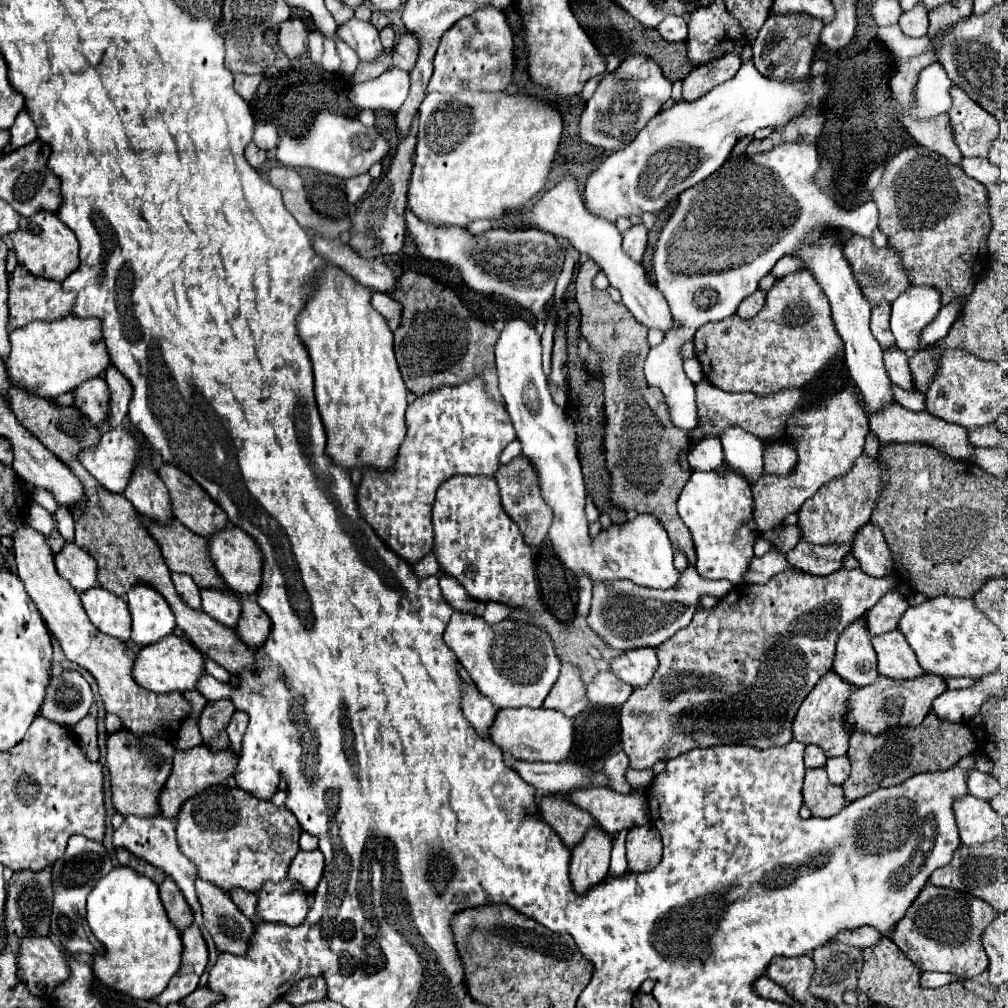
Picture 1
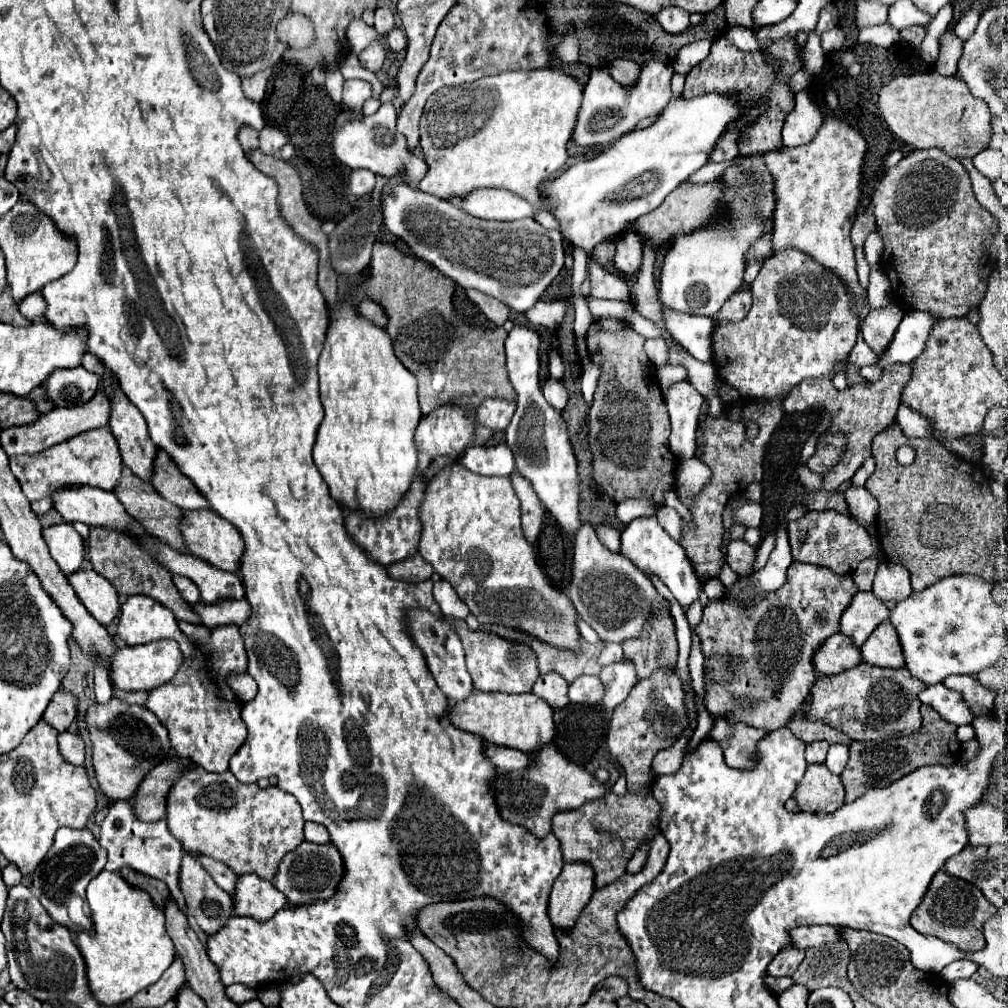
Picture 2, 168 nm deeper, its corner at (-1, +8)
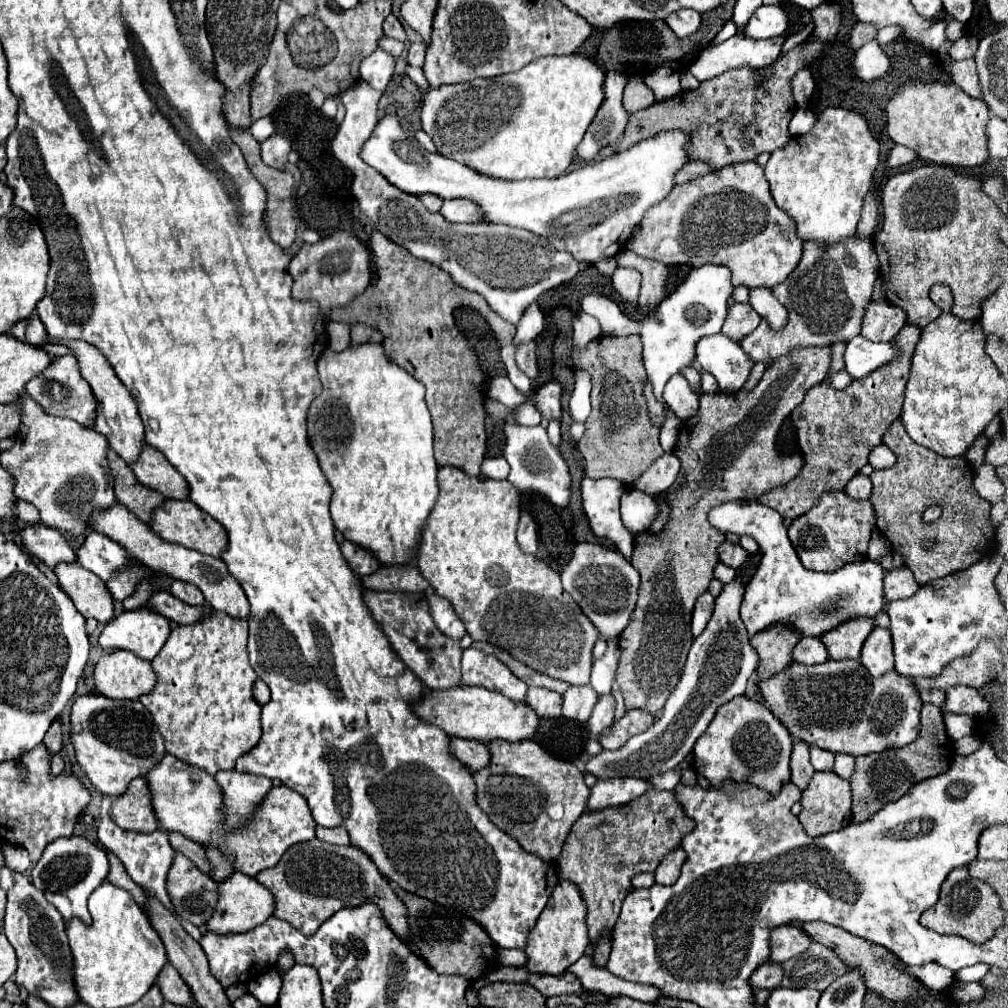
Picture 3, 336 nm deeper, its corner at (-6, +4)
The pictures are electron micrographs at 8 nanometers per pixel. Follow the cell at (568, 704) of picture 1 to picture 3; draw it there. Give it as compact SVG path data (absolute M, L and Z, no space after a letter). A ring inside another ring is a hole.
M530 687L526 703L540 715L540 717L558 717L562 711L562 695L542 687Z

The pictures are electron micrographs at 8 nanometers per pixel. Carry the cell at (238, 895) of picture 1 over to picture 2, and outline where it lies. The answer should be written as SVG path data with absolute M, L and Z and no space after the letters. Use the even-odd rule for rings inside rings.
M197 855L197 861L203 865L203 869L213 877L213 881L215 881L221 889L225 889L227 893L233 893L237 875L235 875L225 863L215 861L215 859L207 857L207 855Z

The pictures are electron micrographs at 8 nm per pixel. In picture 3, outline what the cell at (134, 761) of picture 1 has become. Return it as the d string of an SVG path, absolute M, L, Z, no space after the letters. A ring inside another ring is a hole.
M84 695L84 697L78 697L74 701L74 705L72 705L70 739L72 739L74 749L76 749L78 765L90 777L92 785L102 795L108 795L108 797L124 795L132 779L144 777L166 755L164 739L162 739L156 723L150 719L148 711L142 707L140 701L114 701L114 699L106 699L104 695Z

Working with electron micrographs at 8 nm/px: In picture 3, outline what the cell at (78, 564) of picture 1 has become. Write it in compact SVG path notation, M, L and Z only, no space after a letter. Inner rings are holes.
M30 525L30 527L24 527L20 535L22 535L26 549L50 569L54 569L58 563L76 561L76 553L70 541L58 529L50 529L46 525Z

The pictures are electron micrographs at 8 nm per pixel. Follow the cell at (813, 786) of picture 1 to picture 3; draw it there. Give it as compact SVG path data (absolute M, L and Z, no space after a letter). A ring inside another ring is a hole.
M816 771L812 775L812 781L808 783L808 787L804 789L800 803L802 803L802 811L800 811L798 819L804 825L808 835L818 837L818 835L826 835L826 833L838 831L844 825L844 821L848 823L851 820L852 794L850 783L840 779L832 771L830 773L828 771L826 773L818 773Z

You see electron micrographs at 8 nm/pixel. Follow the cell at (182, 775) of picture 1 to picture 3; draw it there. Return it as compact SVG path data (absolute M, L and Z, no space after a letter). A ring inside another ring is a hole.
M146 777L134 779L126 795L114 799L112 819L130 831L152 833L158 829L158 819L152 809L152 793L146 783Z

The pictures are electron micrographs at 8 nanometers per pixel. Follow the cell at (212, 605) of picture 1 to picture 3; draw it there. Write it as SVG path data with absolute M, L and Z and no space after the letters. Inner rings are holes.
M114 503L108 509L94 509L94 513L90 515L90 523L88 523L90 531L96 531L100 535L110 537L112 541L120 543L132 557L136 557L142 565L146 565L148 569L152 569L154 573L164 573L172 579L180 579L180 581L188 581L192 585L196 585L204 597L206 603L216 609L216 611L224 611L232 617L240 617L246 619L248 611L250 611L250 603L246 603L246 595L242 593L240 583L228 573L226 563L222 559L186 549L182 545L164 541L162 537L158 537L146 523L142 523L134 513L130 513L124 505Z

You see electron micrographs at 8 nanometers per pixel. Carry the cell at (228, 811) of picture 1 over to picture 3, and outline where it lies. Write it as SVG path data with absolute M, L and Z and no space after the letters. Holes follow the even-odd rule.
M166 753L164 759L146 775L146 779L152 789L154 813L162 829L182 833L184 837L200 845L206 843L208 847L218 847L222 853L228 851L228 855L234 857L234 871L240 871L248 877L256 877L260 871L274 867L286 853L286 847L316 837L316 823L310 815L306 799L300 793L288 789L286 785L270 789L270 793L254 809L250 821L244 827L240 827L242 831L230 831L226 829L226 815L222 813L222 787L206 771L190 767Z

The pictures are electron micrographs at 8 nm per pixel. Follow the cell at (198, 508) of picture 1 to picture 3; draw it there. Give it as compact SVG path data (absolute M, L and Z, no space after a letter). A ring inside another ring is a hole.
M148 445L140 459L130 467L140 483L162 493L166 499L190 499L190 487L186 485L186 479L174 471L170 461L158 449Z

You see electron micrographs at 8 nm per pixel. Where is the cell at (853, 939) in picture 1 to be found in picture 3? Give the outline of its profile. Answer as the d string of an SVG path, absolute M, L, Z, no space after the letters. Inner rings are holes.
M782 925L772 931L770 945L772 945L770 961L784 963L796 955L802 955L802 951L808 951L808 947L812 945L812 939L798 925Z

